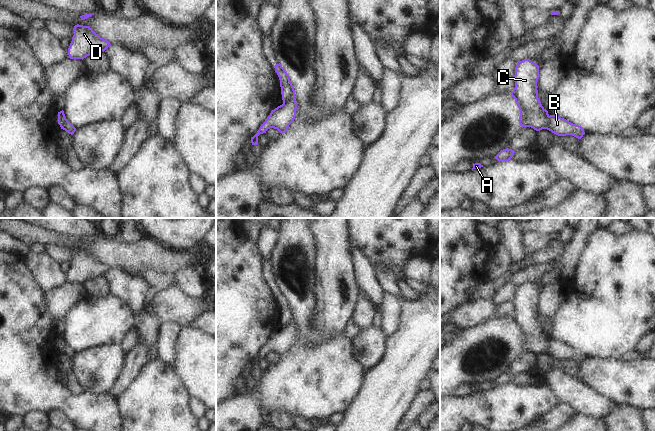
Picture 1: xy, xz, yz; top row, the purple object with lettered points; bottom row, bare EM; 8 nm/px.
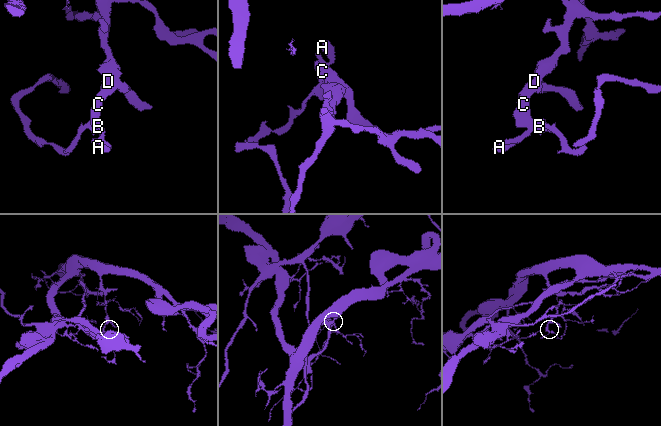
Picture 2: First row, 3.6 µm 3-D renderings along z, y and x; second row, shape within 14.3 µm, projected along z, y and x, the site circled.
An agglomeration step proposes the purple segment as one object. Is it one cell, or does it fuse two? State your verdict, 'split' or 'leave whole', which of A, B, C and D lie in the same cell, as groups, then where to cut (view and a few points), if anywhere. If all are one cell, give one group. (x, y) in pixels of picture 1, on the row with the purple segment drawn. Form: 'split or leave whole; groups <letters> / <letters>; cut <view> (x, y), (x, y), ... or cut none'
split; groups A B / C D; cut yz (549, 116), (545, 128)

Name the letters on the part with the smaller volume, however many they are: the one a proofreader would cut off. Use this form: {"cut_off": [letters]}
{"cut_off": ["A", "B"]}

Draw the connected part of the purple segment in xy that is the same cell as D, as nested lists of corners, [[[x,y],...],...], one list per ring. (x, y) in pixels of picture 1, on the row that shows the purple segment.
[[[75,25],[74,35],[68,48],[68,55],[70,59],[84,59],[87,56],[105,51],[110,42],[101,38],[89,26]]]

